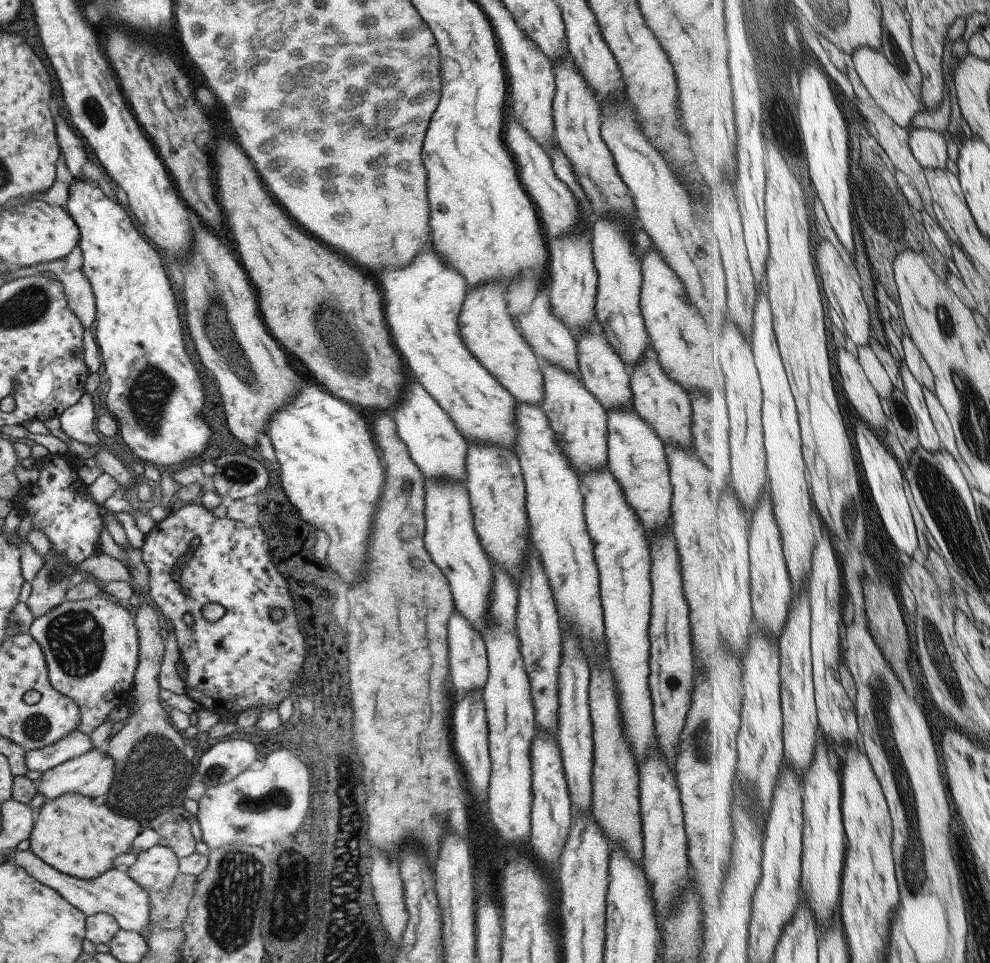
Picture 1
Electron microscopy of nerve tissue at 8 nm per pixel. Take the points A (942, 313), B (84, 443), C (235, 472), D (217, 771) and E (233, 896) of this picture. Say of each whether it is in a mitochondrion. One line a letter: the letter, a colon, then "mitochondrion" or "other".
A: mitochondrion
B: other
C: mitochondrion
D: mitochondrion
E: mitochondrion

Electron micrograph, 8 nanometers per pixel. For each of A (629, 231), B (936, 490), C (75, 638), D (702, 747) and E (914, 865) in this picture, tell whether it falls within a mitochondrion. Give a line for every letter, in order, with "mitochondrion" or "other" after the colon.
A: other
B: mitochondrion
C: mitochondrion
D: mitochondrion
E: mitochondrion

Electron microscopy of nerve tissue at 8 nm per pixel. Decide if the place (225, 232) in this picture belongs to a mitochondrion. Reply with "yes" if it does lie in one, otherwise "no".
no

